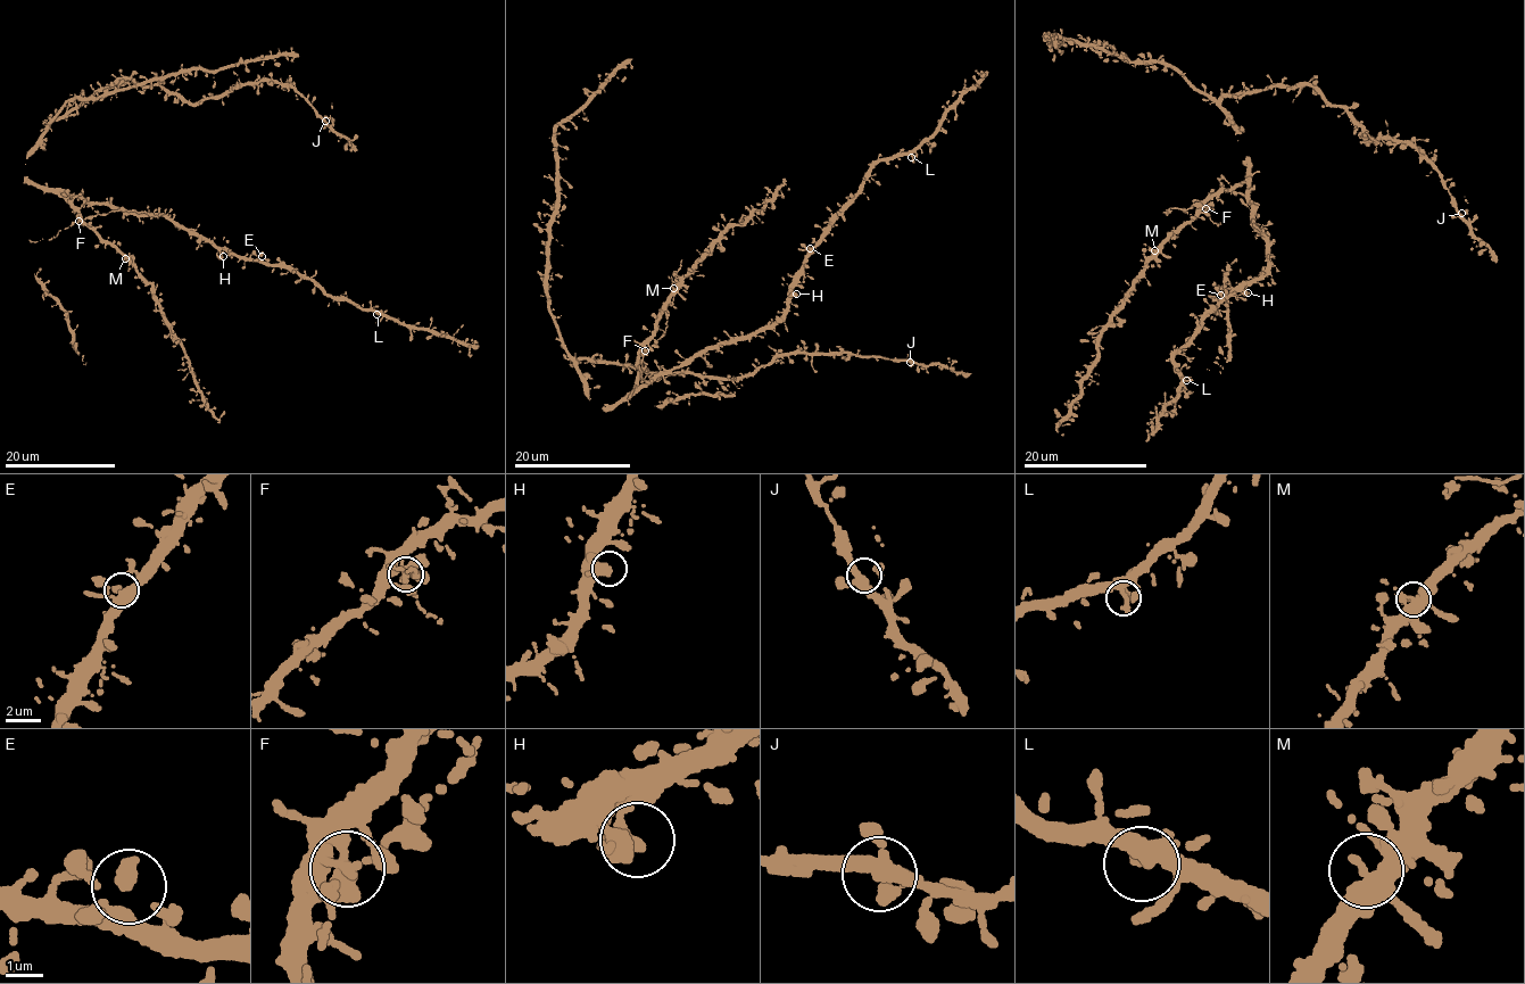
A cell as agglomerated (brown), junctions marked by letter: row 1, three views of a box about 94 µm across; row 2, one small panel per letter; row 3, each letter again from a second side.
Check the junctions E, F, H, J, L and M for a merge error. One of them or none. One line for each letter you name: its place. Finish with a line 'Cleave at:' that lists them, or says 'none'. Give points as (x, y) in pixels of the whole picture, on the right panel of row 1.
Cleave at: none

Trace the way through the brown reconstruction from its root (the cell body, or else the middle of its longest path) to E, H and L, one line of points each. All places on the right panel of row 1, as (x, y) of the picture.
E: (1249, 159), (1250, 201), (1257, 206), (1254, 225), (1268, 238), (1268, 262), (1259, 279), (1244, 281), (1220, 295)
H: (1249, 159), (1250, 201), (1257, 206), (1254, 225), (1269, 240), (1266, 274), (1252, 280), (1248, 292)
L: (1249, 159), (1254, 225), (1269, 240), (1266, 274), (1240, 283), (1201, 315), (1173, 361), (1186, 380)

